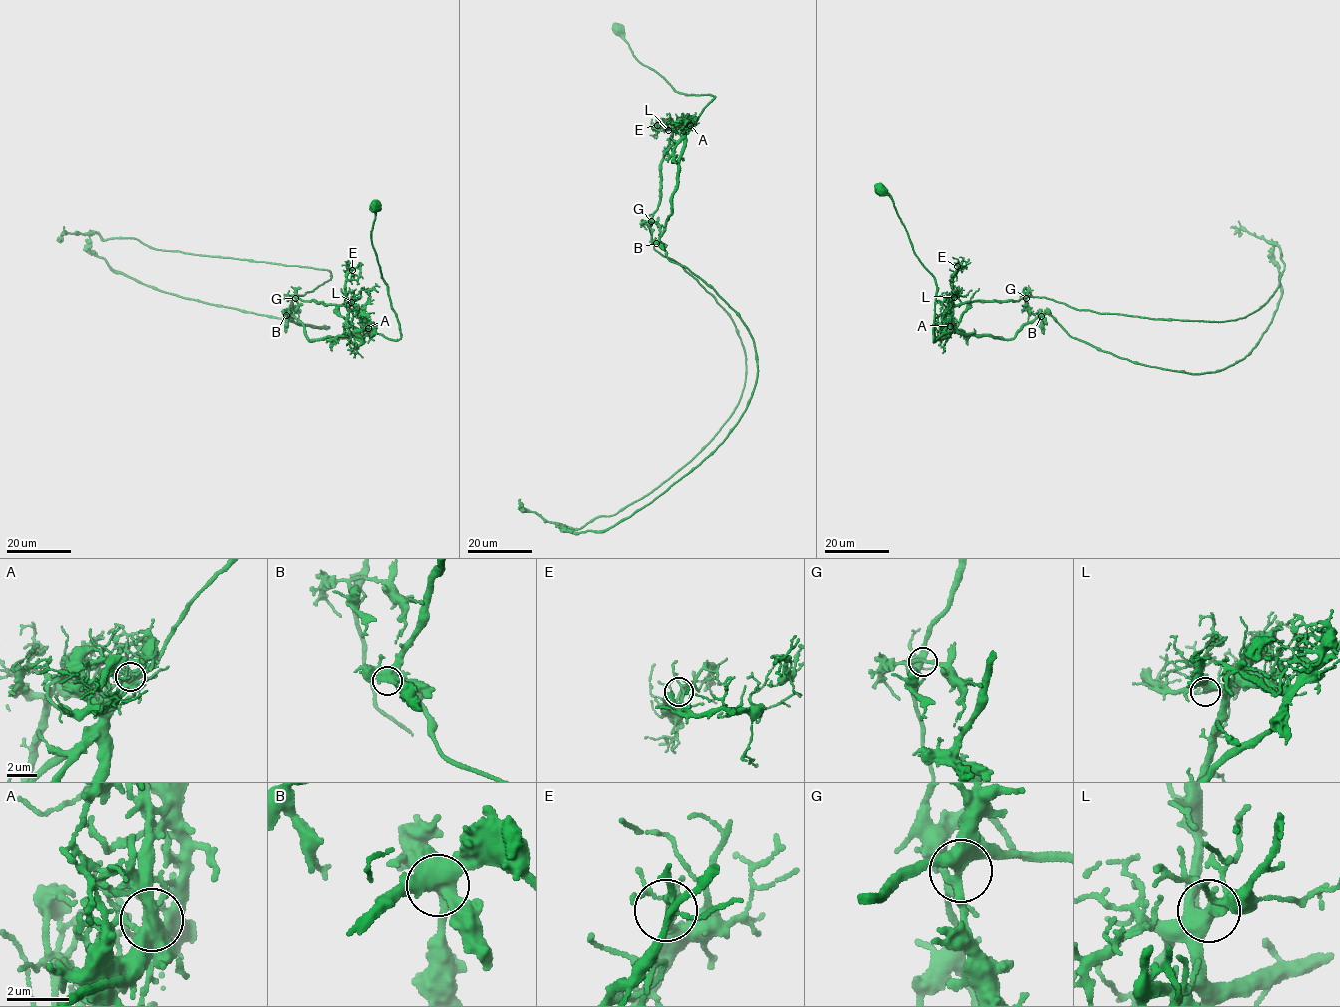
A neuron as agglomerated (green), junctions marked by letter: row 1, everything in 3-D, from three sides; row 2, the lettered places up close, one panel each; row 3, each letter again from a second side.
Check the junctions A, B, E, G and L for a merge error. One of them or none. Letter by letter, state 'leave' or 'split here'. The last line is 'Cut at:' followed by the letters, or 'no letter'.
A: split here
B: leave
E: leave
G: leave
L: leave
Cut at: A

